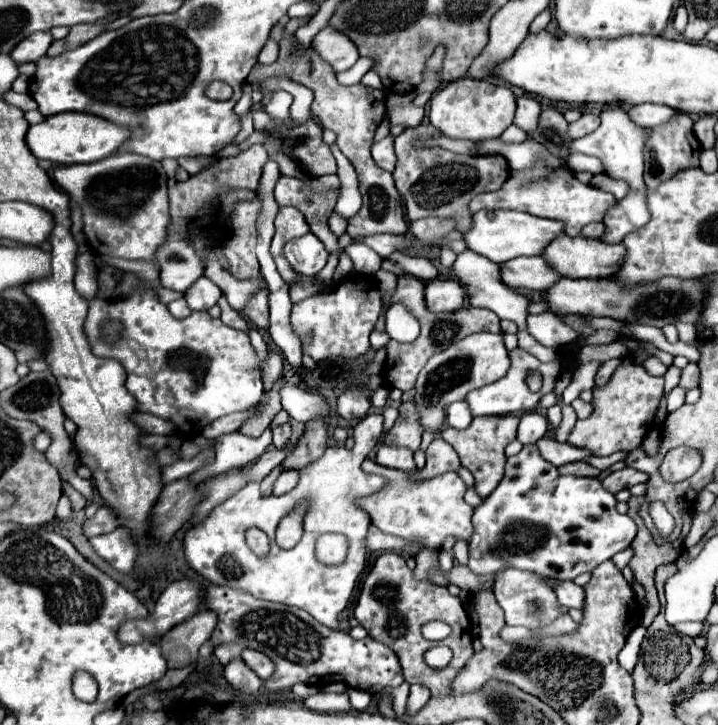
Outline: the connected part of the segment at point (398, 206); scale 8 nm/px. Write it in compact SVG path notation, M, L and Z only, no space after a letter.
M295 35L291 37L291 53L283 61L271 63L271 65L261 65L257 63L251 73L249 73L249 83L261 83L267 77L277 77L277 75L287 75L291 81L309 87L315 93L313 101L313 117L319 119L321 127L331 129L337 135L337 147L345 153L345 157L353 163L357 169L359 177L359 191L363 195L363 207L357 217L349 219L347 233L351 237L367 237L375 233L405 233L407 231L407 219L405 219L405 209L401 195L395 189L393 175L383 171L381 167L375 165L371 157L371 145L373 145L373 135L379 123L385 117L385 91L383 89L373 89L365 87L363 83L345 87L337 81L333 69L329 65L321 65L321 57L313 53L313 49L299 49L299 43Z

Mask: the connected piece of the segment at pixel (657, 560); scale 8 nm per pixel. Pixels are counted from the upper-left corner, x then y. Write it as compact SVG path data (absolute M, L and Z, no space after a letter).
M631 497L631 499L629 499L629 515L637 521L637 527L639 527L639 533L637 533L637 537L633 539L633 545L631 545L633 551L635 551L635 555L633 555L633 559L631 559L631 563L629 563L629 567L633 569L635 579L641 581L643 587L647 589L647 601L649 601L649 607L643 611L641 625L643 625L643 627L649 627L651 621L655 619L655 615L657 615L661 609L660 601L657 599L657 589L655 589L655 583L653 583L653 573L655 573L655 569L657 569L659 565L673 563L673 561L683 553L683 539L685 539L685 535L689 533L689 527L691 527L691 521L693 521L693 513L689 513L689 511L683 511L683 513L681 513L681 515L683 515L683 531L681 531L681 535L679 535L677 541L673 541L673 543L665 543L665 545L657 545L657 543L653 541L651 533L647 531L643 519L639 517L639 507L641 507L641 503L643 503L643 497Z

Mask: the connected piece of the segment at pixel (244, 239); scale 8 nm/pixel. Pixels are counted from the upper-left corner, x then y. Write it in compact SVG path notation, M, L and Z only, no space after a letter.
M259 199L237 203L233 211L233 237L227 239L225 257L229 271L235 277L259 277L259 261L255 255L255 221L259 213Z

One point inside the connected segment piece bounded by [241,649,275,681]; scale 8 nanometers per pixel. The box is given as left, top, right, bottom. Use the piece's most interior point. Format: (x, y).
(258, 662)

